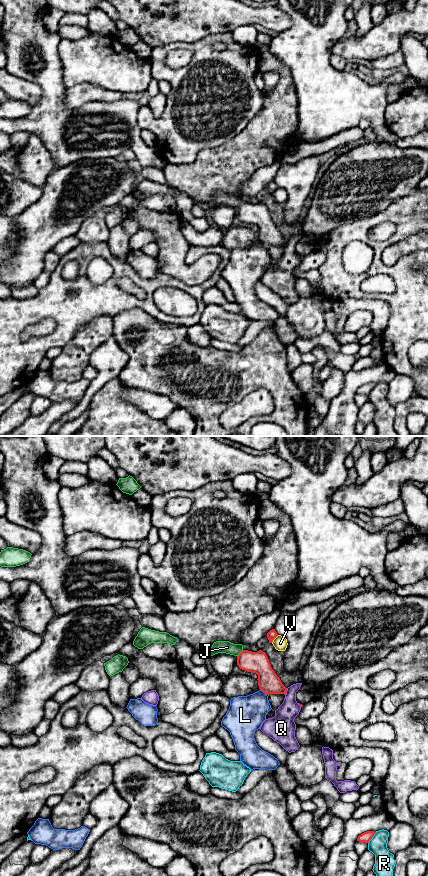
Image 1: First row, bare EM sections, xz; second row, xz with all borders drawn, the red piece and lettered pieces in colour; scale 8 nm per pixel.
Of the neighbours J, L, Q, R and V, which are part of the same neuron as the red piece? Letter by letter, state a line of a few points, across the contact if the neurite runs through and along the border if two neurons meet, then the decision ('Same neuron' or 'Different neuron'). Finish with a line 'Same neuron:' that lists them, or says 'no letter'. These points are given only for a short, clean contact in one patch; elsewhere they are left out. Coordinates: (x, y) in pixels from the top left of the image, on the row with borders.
J: Line: xz (257, 662), (248, 661), (240, 653), (236, 649), (227, 647). Same neuron
L: Line: xz (260, 689), (266, 695). Different neuron
Q: Different neuron
R: Different neuron
V: Line: xz (278, 635), (271, 642). Different neuron
Same neuron: J

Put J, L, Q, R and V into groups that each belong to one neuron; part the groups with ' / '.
J / L / Q / R / V

